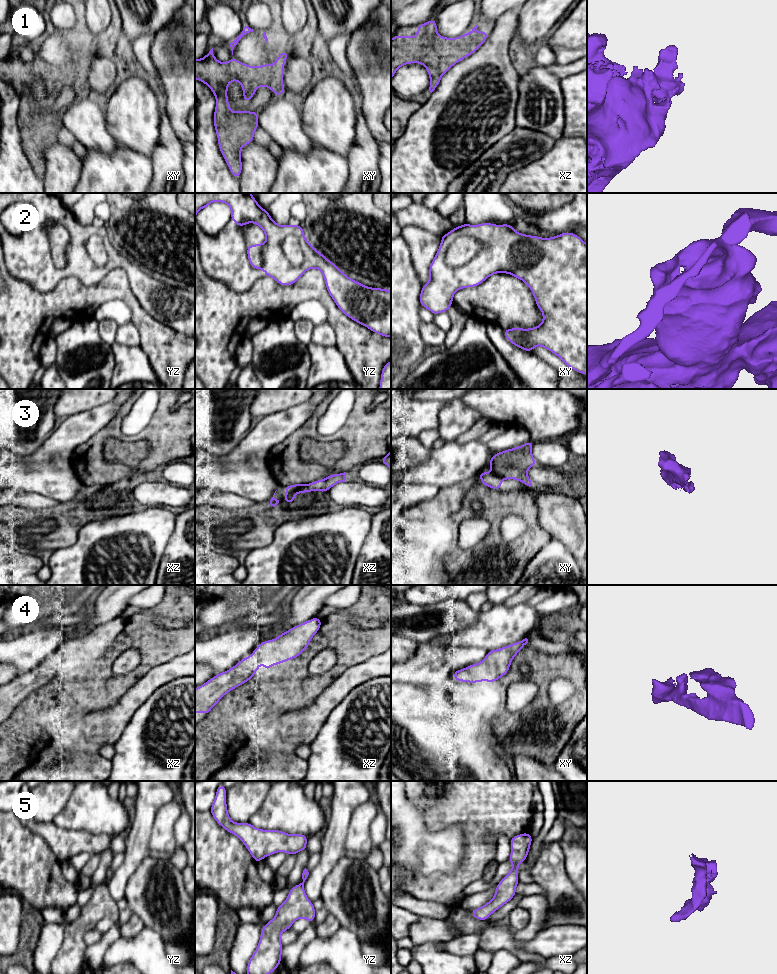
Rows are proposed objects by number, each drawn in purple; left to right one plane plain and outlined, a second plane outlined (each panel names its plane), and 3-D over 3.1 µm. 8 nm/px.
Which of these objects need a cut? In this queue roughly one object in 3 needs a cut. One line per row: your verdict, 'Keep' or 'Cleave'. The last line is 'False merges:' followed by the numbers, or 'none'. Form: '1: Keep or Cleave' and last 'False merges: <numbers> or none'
1: Keep
2: Cleave
3: Cleave
4: Keep
5: Keep
False merges: 2, 3

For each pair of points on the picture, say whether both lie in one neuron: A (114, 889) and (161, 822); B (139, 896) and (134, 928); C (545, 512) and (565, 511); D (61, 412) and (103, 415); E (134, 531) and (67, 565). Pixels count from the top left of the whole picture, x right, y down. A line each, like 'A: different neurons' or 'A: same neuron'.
A: different neurons
B: different neurons
C: same neuron
D: different neurons
E: same neuron

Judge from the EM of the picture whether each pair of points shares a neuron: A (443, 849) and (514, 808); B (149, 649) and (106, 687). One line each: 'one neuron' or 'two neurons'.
A: two neurons
B: one neuron

